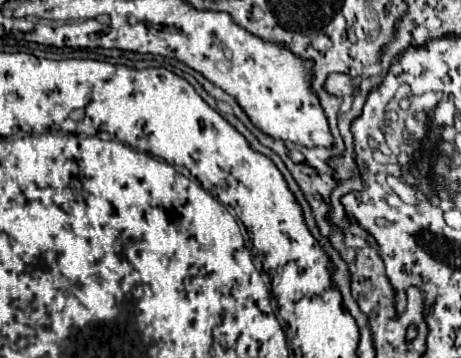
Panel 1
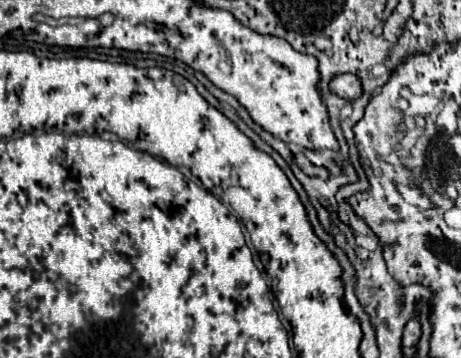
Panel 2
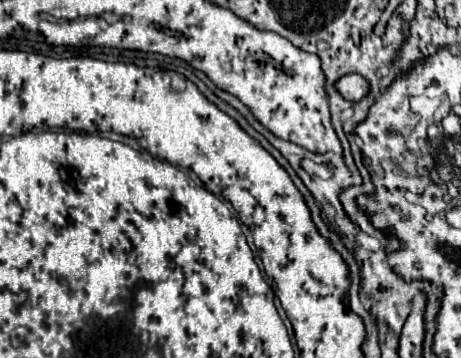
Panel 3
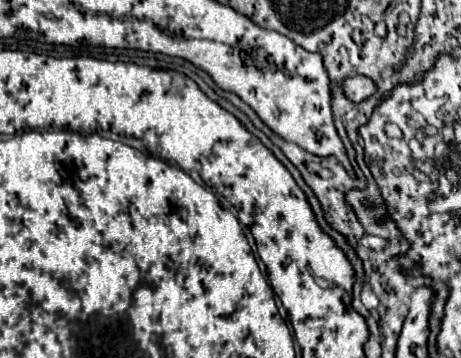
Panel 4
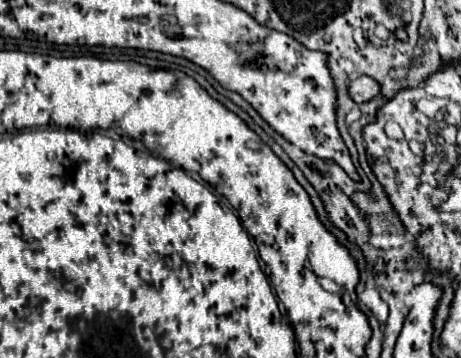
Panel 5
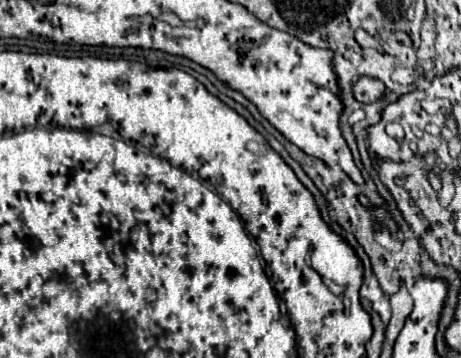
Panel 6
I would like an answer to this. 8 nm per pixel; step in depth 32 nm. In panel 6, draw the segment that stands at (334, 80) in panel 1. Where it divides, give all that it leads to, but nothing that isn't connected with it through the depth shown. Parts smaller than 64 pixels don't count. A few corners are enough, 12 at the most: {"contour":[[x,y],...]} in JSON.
{"contour":[[376,78],[354,82],[358,102],[370,104],[386,94],[386,86]]}

